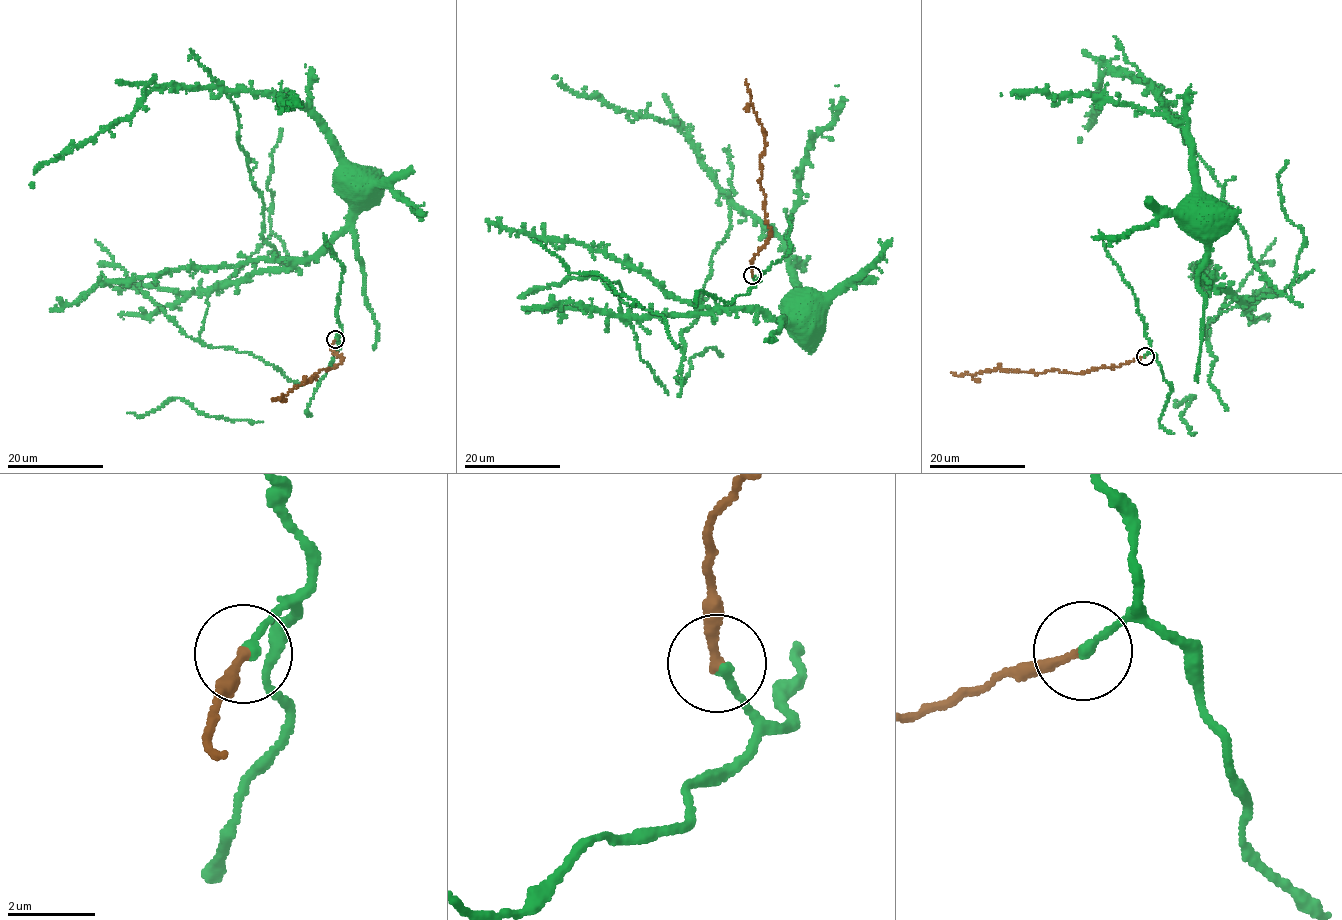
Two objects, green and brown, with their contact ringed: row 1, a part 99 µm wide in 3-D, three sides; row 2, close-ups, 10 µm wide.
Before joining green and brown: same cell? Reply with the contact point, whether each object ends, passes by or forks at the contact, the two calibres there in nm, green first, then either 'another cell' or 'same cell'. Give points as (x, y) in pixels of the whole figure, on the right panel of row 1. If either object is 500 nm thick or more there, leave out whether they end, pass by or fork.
at (1145, 356); green ends there; brown ends there; 220 nm thick on the green side, 220 nm on the other; same cell

